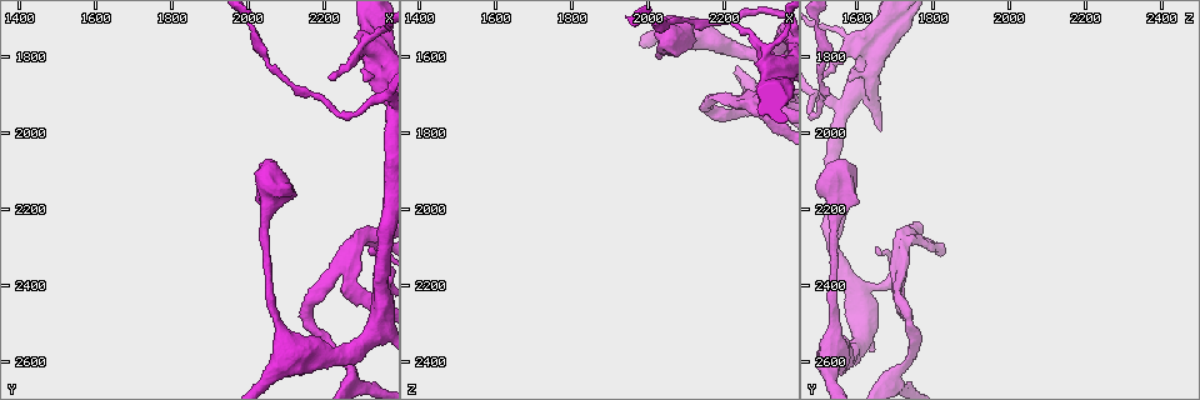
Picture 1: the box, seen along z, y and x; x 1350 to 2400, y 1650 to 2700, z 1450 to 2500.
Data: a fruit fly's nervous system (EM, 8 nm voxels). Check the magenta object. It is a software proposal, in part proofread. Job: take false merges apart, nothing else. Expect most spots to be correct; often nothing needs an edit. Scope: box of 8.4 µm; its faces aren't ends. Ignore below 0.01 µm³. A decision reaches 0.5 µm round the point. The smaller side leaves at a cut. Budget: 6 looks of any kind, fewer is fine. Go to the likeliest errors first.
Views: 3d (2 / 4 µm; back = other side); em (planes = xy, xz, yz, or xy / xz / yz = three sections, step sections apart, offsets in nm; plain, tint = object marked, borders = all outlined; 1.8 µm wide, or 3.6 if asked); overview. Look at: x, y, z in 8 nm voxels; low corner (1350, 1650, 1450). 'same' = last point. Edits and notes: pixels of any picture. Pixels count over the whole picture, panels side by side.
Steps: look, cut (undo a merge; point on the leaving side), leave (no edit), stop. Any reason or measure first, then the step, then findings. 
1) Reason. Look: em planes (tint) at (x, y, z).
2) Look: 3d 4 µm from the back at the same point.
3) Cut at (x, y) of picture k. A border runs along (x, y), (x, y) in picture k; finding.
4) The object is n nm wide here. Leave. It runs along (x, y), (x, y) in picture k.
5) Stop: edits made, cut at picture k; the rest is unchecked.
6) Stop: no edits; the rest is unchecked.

Two arms at a narrow angle. Look: em planes (tint) at (2275, 2290, 1720).

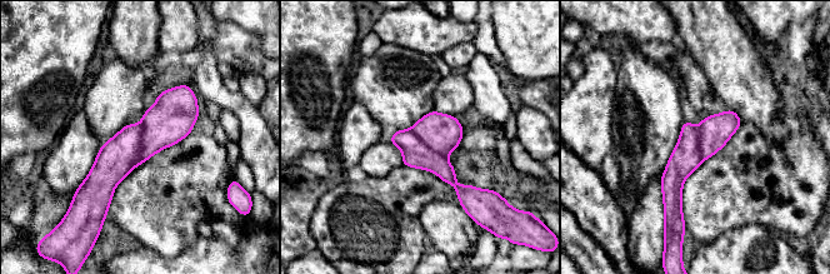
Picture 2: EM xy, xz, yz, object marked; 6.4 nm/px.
Leave. It runs along (185, 88), (103, 178), (101, 204) in picture 2; one cell here.

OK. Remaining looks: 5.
Small branch off a trunk. Look: em planes (tint) at (2310, 1745, 1585).

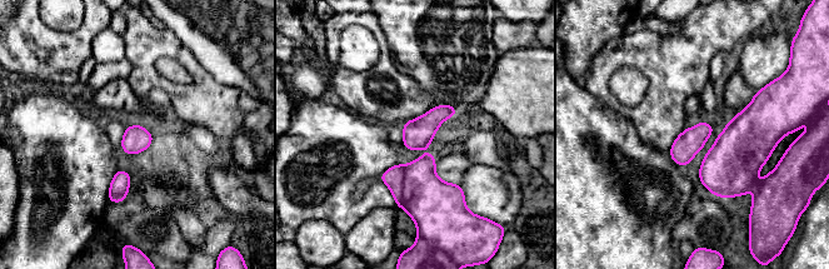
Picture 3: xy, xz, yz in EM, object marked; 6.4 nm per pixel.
The object is 160 nm wide here. Cut at (394, 177) of picture 3. A border runs along (404, 165), (403, 202), (400, 205) in picture 3; a second cell is stuck on.

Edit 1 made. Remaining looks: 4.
Look: overview.

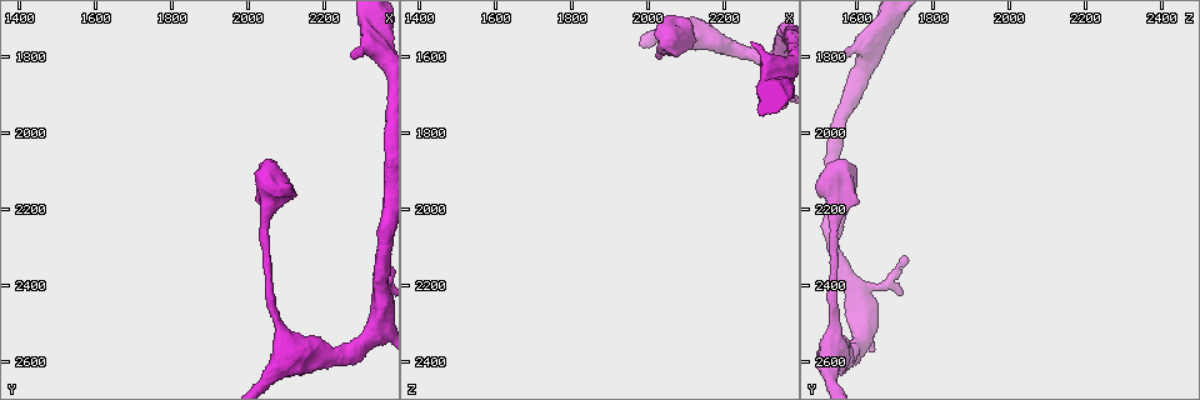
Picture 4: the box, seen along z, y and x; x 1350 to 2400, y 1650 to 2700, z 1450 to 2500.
Thick turns thin. Look: em planes (tint) at (2050, 2090, 1530).

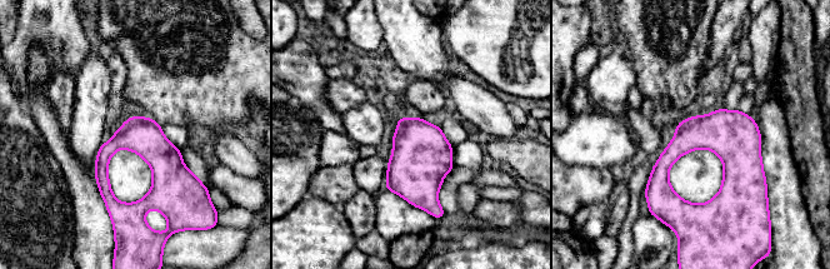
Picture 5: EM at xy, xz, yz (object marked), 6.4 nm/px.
Leave. All the same cell.

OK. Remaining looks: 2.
Stop: edits made, cut at picture 3; the rest is unchecked.

